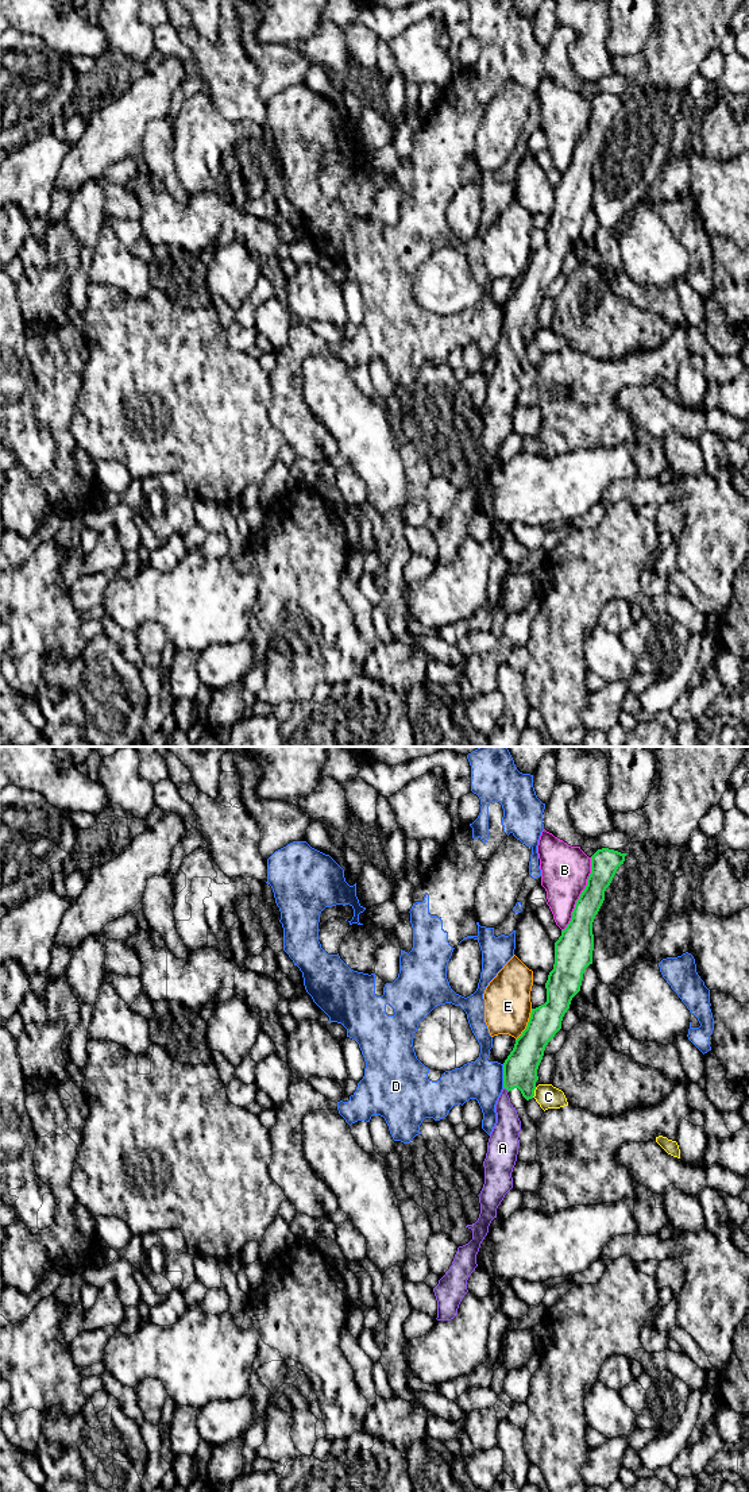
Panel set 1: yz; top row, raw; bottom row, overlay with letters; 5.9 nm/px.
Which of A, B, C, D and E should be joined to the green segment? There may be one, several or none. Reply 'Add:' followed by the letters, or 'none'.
Add: A

